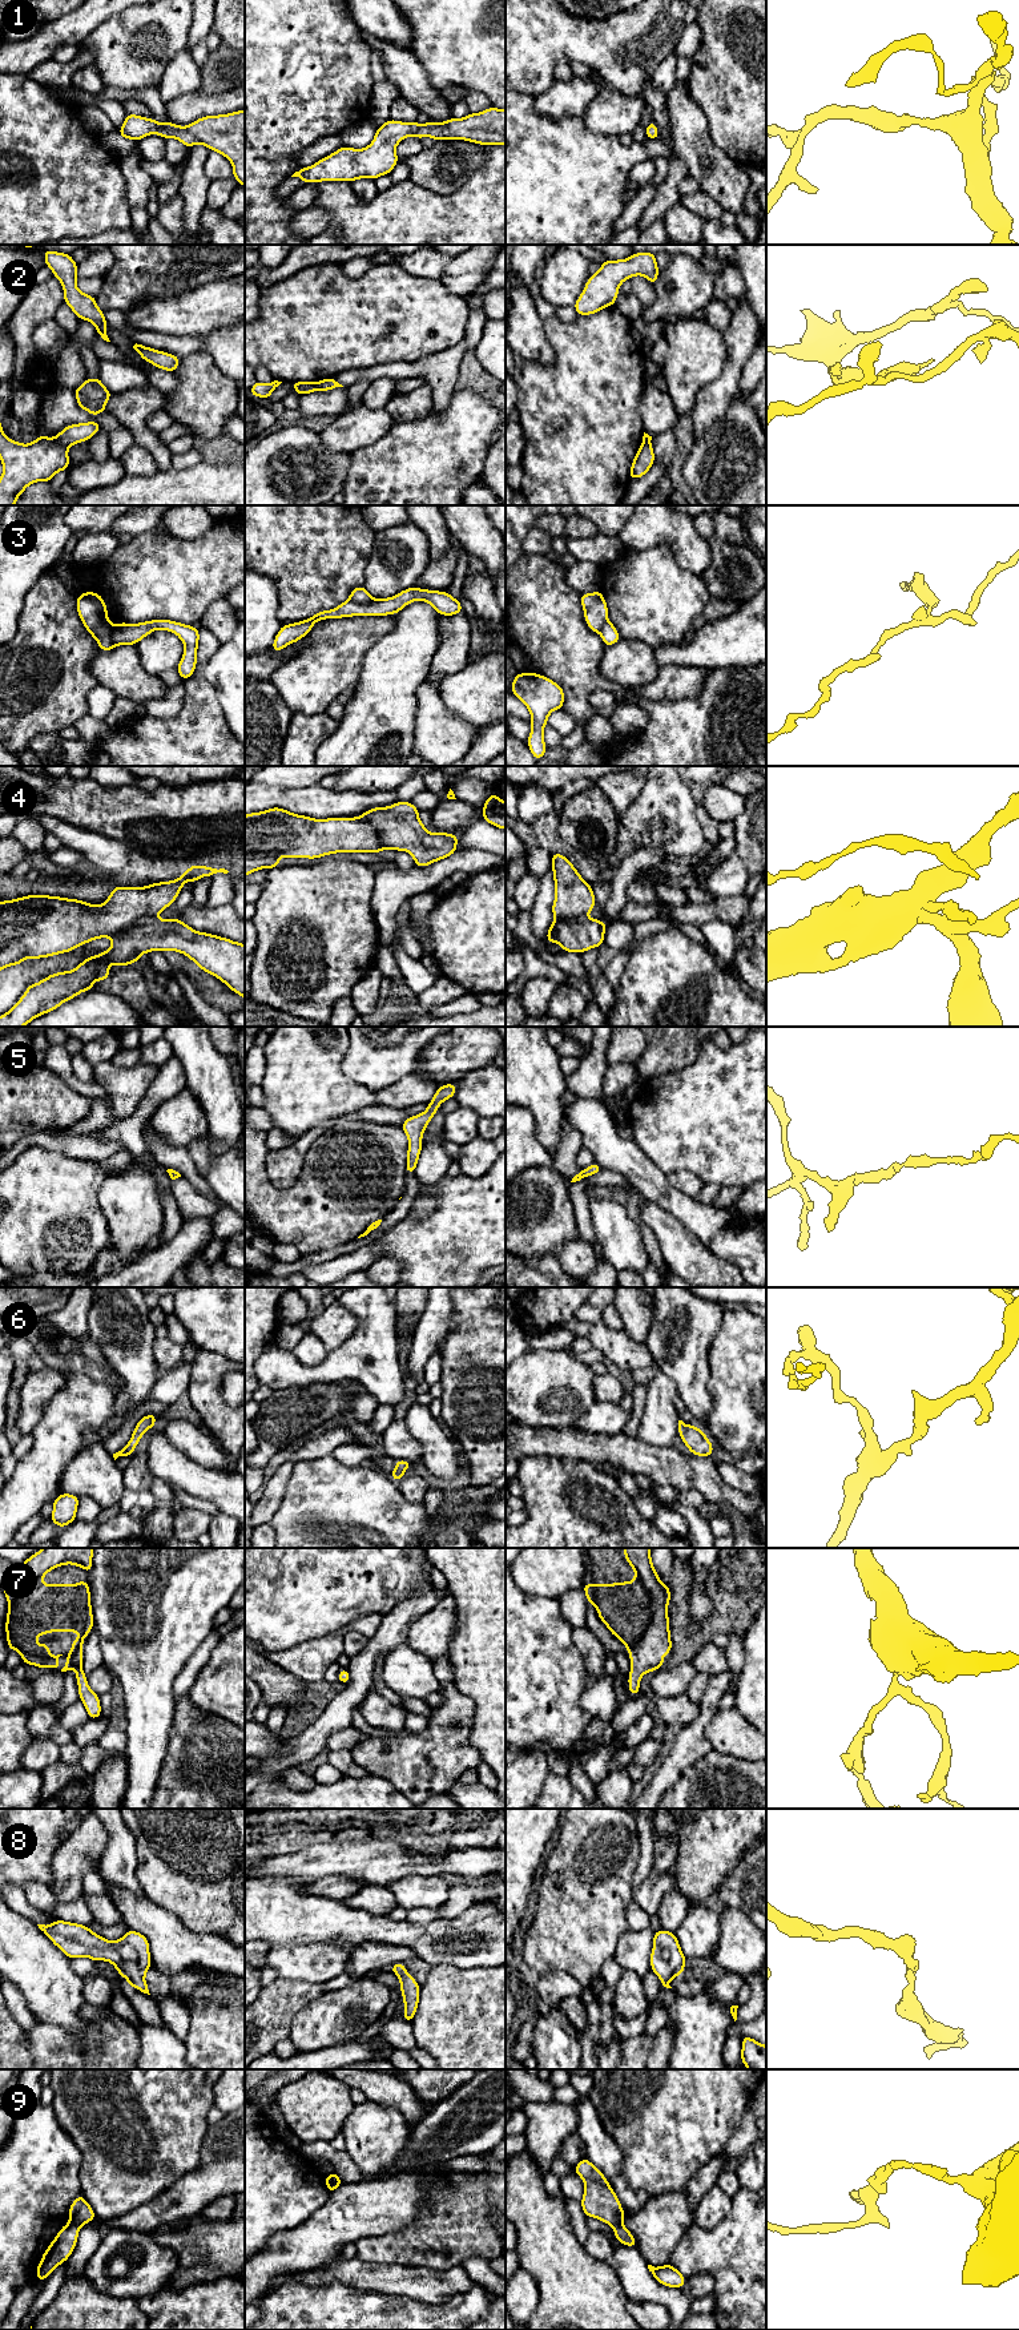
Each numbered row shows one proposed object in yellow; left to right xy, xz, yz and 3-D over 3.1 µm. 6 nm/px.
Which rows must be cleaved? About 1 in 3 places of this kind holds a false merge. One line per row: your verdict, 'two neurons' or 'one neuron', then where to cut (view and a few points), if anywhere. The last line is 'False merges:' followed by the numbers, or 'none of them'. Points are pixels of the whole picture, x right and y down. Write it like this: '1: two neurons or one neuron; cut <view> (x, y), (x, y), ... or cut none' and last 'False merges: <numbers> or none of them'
1: one neuron; cut none
2: two neurons; cut xy (53, 438), (67, 448)
3: two neurons; cut xz (373, 599), (369, 601), (349, 600)
4: one neuron; cut none
5: one neuron; cut none
6: one neuron; cut none
7: one neuron; cut none
8: one neuron; cut none
9: two neurons; cut xy (71, 2221), (79, 2226)
False merges: 2, 3, 9

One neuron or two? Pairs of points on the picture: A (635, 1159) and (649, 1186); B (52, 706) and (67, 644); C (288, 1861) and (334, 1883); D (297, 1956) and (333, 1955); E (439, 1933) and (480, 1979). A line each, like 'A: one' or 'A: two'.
A: one
B: one
C: two
D: one
E: two

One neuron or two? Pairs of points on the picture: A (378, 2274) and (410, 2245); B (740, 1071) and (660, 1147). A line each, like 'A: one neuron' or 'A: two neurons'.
A: two neurons
B: one neuron

